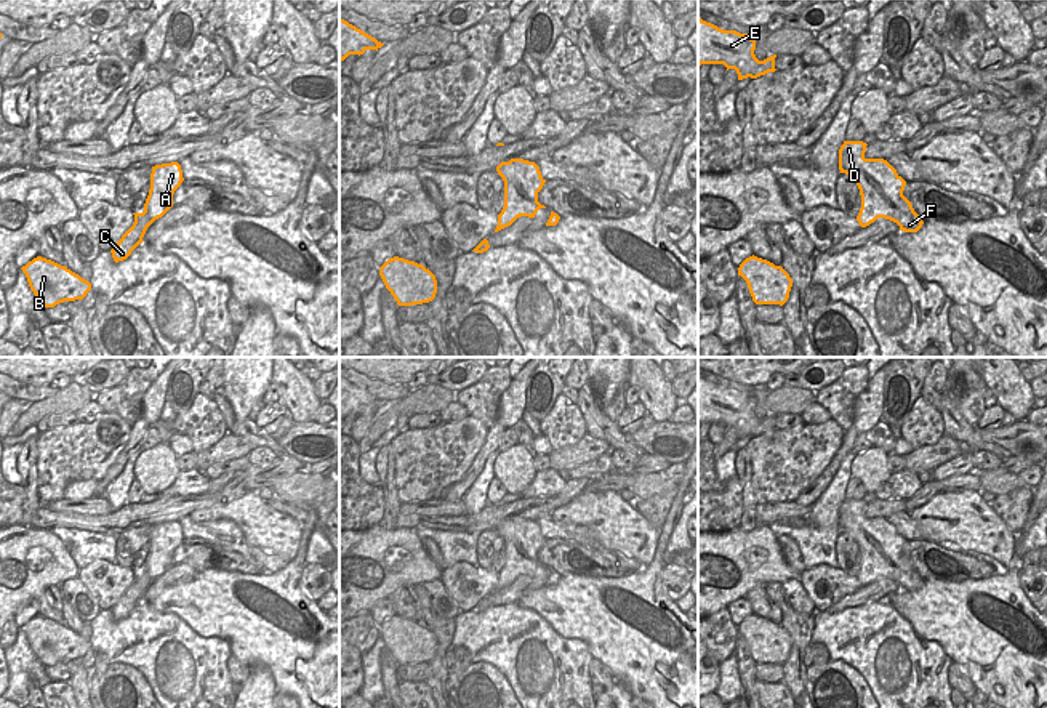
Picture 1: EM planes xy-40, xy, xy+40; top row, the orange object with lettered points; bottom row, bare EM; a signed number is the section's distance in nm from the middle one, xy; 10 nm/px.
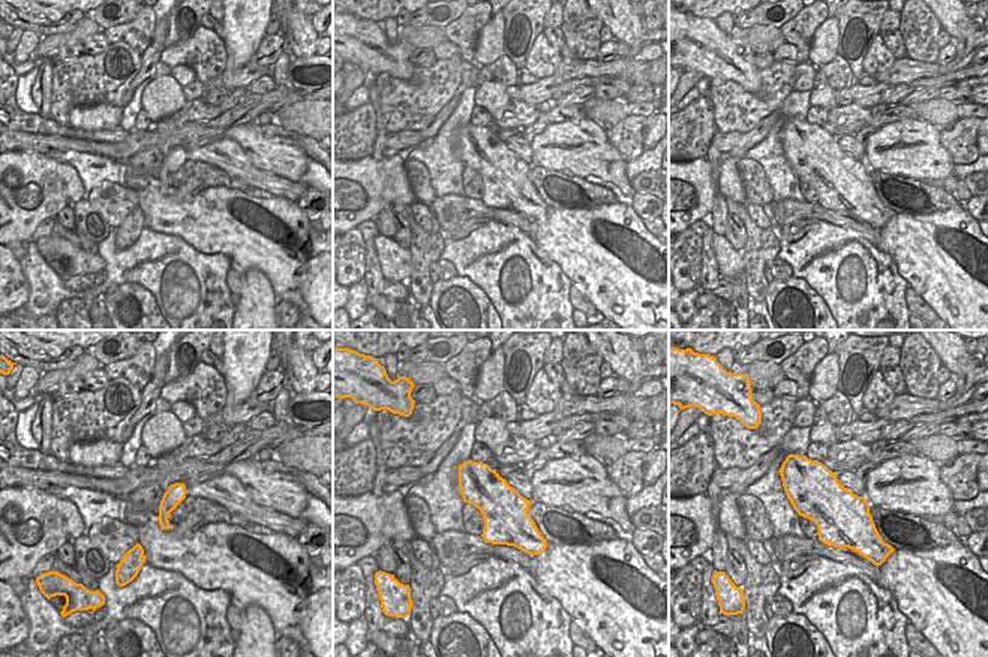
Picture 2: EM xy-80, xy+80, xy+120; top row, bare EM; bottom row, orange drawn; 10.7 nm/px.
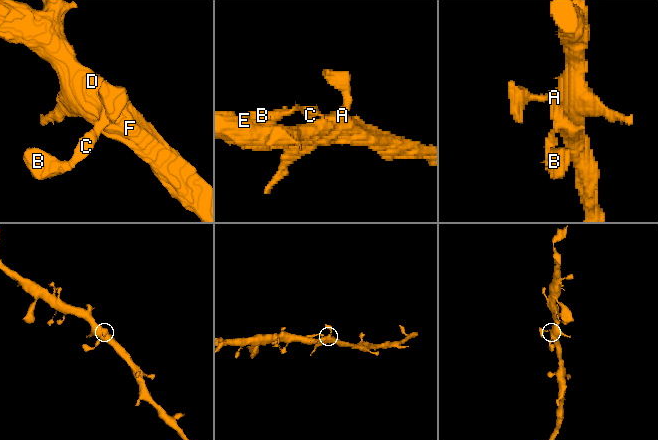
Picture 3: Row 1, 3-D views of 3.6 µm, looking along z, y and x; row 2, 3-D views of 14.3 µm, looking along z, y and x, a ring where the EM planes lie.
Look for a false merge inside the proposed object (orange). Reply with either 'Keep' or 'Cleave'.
Keep.

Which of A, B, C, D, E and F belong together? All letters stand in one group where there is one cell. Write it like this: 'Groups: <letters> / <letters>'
Groups: A B C D E F.

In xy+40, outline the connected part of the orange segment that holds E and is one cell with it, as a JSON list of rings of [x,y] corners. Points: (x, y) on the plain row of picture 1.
[[[698,376],[698,423],[724,423],[735,428],[738,439],[757,437],[775,431],[776,413],[759,420],[754,413],[756,399],[749,392],[724,389]]]

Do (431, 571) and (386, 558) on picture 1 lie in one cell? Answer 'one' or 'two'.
one

